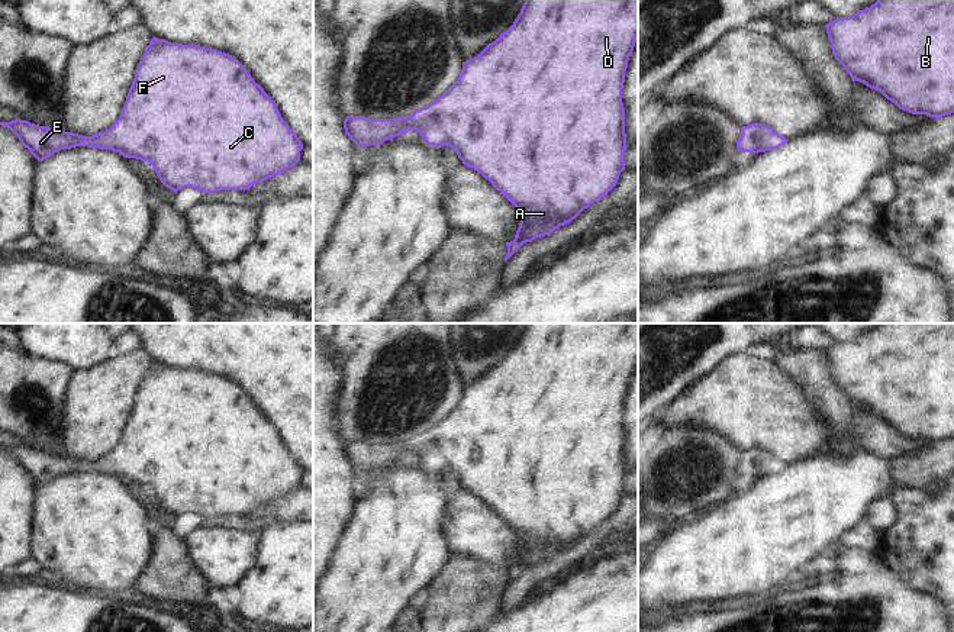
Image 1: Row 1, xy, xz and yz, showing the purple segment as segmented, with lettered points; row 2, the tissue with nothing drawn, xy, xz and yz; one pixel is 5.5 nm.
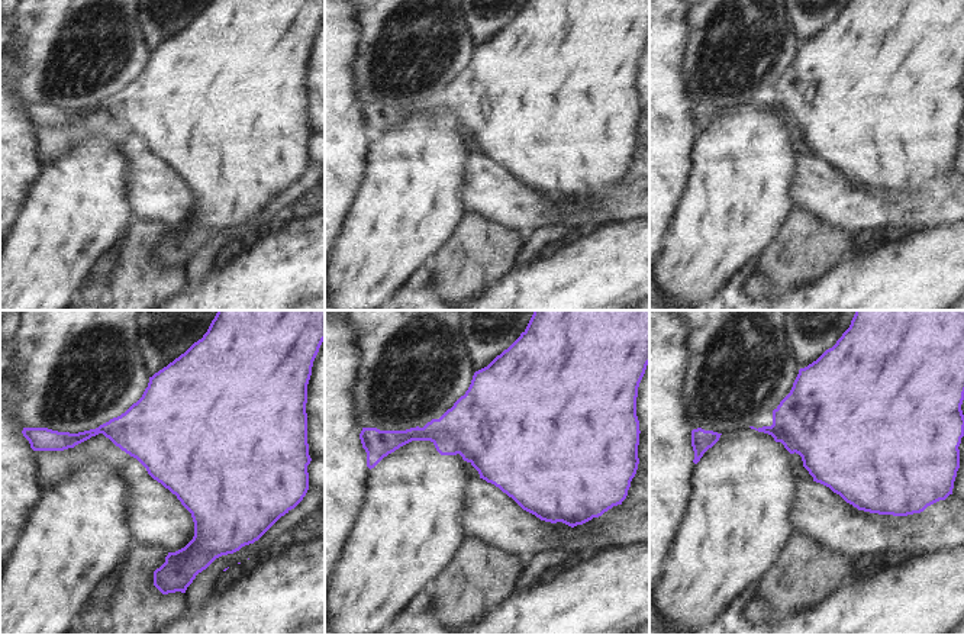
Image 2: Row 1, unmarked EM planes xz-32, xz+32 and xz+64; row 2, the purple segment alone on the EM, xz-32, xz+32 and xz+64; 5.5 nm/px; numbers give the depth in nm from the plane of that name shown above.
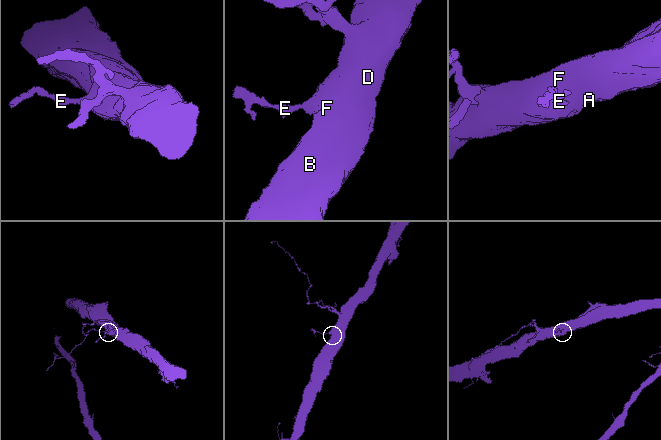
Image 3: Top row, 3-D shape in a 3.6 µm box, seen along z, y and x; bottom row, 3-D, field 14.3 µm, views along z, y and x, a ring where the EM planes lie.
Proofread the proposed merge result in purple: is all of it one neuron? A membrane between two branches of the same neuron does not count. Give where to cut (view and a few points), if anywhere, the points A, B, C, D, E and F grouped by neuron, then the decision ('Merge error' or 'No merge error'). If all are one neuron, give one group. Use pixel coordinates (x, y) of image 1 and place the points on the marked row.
No split. Groups: A B C D E F. No merge error.

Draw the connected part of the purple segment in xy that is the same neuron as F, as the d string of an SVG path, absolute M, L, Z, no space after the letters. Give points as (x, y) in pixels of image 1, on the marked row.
M155 36L135 70L120 116L110 129L83 136L20 119L0 125L10 129L38 161L75 146L110 149L125 158L148 161L159 181L174 193L186 187L202 193L249 190L294 167L303 149L275 103L235 57Z

